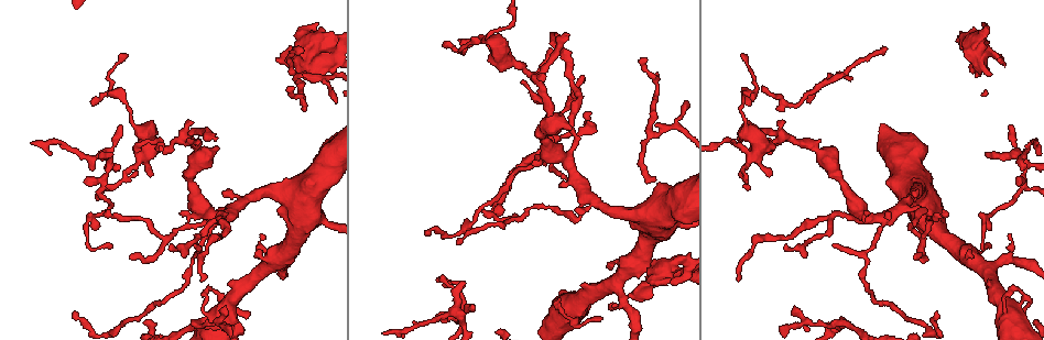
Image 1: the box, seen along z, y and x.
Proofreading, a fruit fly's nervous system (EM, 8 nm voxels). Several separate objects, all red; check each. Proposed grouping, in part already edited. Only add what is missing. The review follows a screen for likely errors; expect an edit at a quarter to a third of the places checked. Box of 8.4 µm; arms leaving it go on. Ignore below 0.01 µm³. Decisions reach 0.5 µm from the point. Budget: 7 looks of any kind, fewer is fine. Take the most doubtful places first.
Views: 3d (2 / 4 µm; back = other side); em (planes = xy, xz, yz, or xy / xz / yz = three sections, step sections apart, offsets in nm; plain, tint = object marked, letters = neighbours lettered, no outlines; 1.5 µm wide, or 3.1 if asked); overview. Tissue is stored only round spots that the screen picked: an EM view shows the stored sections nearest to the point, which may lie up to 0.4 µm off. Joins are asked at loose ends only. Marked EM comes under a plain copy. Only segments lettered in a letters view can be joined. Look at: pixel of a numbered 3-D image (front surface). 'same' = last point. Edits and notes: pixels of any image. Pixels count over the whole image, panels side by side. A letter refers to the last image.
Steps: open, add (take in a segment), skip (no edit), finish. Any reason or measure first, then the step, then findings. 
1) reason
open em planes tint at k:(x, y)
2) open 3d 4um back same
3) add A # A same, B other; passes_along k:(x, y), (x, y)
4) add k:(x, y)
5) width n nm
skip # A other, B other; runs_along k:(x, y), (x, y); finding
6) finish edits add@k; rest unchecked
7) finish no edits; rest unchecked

an open end
open 3d 4um at 1:(629, 297)

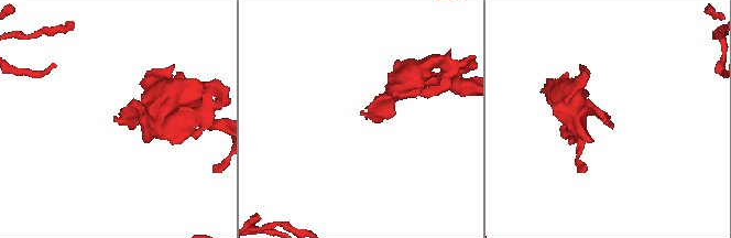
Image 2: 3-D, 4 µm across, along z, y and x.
open em xz step 4 tint at 2:(603, 121)

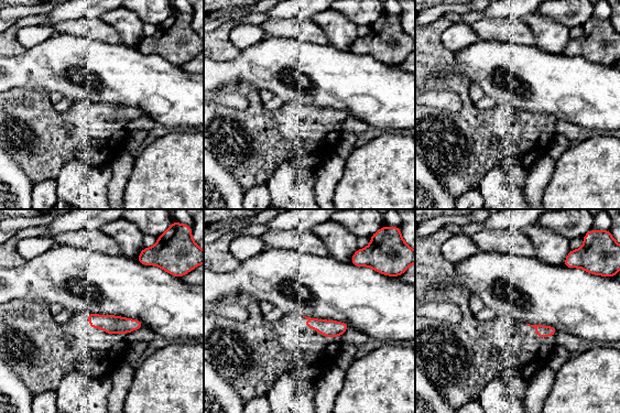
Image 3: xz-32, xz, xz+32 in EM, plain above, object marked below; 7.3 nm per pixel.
open em planes letters same

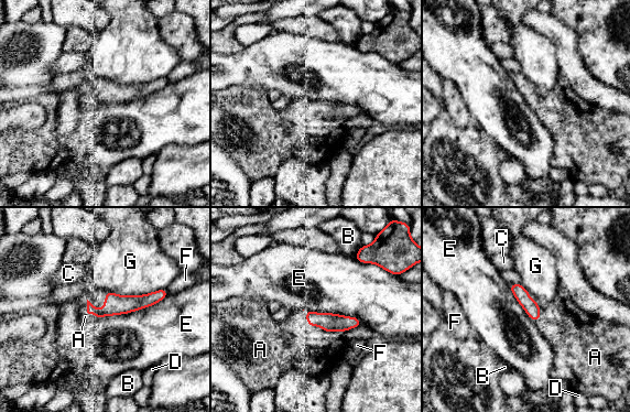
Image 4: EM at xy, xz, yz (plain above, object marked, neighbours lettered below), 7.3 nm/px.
width 100 nm
add A # A same, B other, C other, D other, E other, F other, G other; it goes on there

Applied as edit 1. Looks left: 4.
thin end
open 3d 2um at 1:(85, 184)

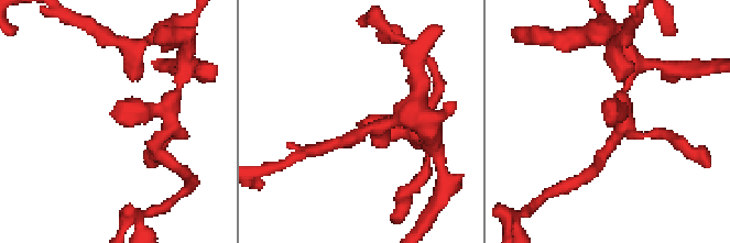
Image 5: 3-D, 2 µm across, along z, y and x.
now the EM
open em planes letters at 5:(115, 116)

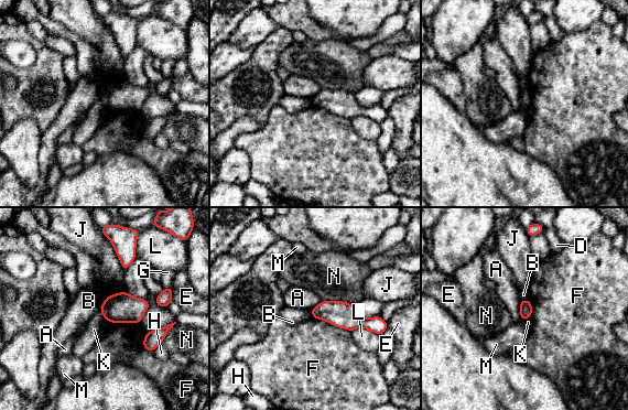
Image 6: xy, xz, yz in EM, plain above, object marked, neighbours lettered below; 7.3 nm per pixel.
longest_contact F 300 nm
skip # A other, B other, D other, E other, F other, G other, H other, J other, K other, L other, M other, N other; border 6:(99, 310), (107, 321); none of them fits

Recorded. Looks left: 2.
long arm stops here
open em xz step 8 tint at 1:(464, 286)

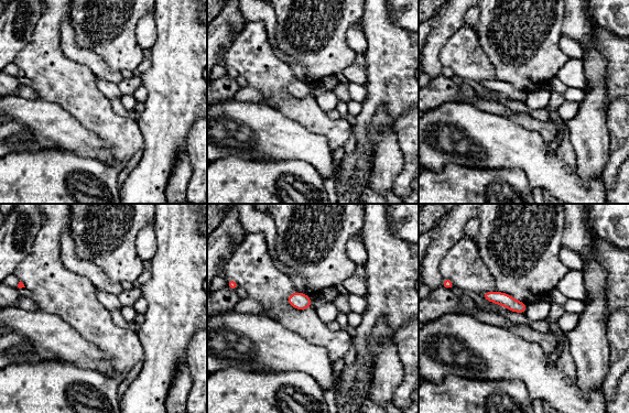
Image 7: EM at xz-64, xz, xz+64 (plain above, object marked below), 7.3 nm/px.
another direction
open em planes letters same

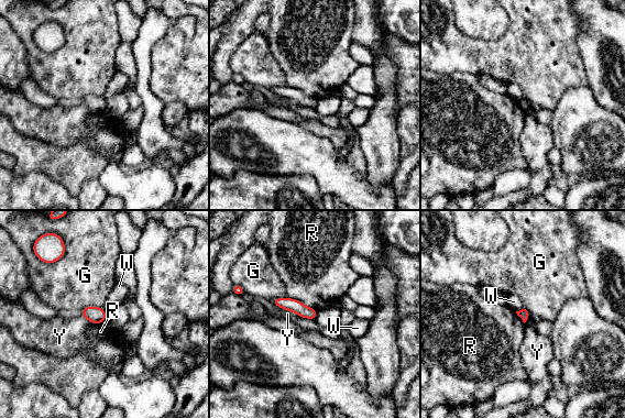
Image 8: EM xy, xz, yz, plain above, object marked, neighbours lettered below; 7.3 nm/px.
skip # G other, R other, W other, Y other; runs_along 8:(276, 301), (291, 304), (314, 314); none of them fits

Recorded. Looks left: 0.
finish edits add@4; rest unchecked

